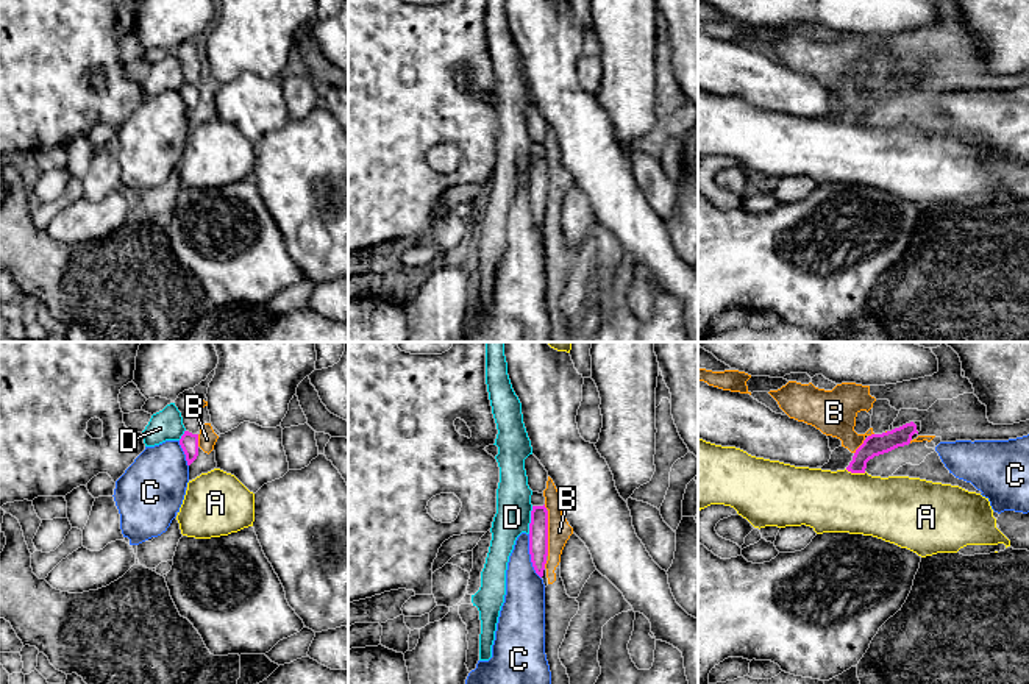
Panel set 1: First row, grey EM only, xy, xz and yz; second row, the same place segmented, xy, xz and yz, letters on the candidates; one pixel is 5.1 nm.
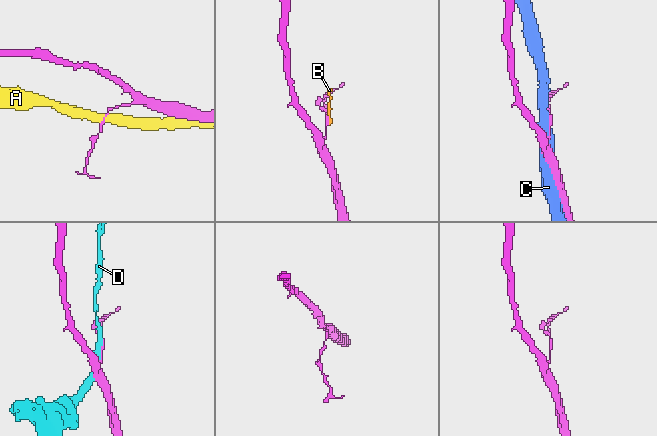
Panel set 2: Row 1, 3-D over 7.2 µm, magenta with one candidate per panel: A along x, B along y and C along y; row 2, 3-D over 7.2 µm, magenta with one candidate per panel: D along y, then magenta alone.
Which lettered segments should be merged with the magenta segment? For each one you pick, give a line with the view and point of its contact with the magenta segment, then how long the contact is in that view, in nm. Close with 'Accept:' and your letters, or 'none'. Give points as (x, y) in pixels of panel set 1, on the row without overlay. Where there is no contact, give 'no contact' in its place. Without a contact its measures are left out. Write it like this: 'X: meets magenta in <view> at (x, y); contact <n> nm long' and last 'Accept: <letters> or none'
Accept: none

